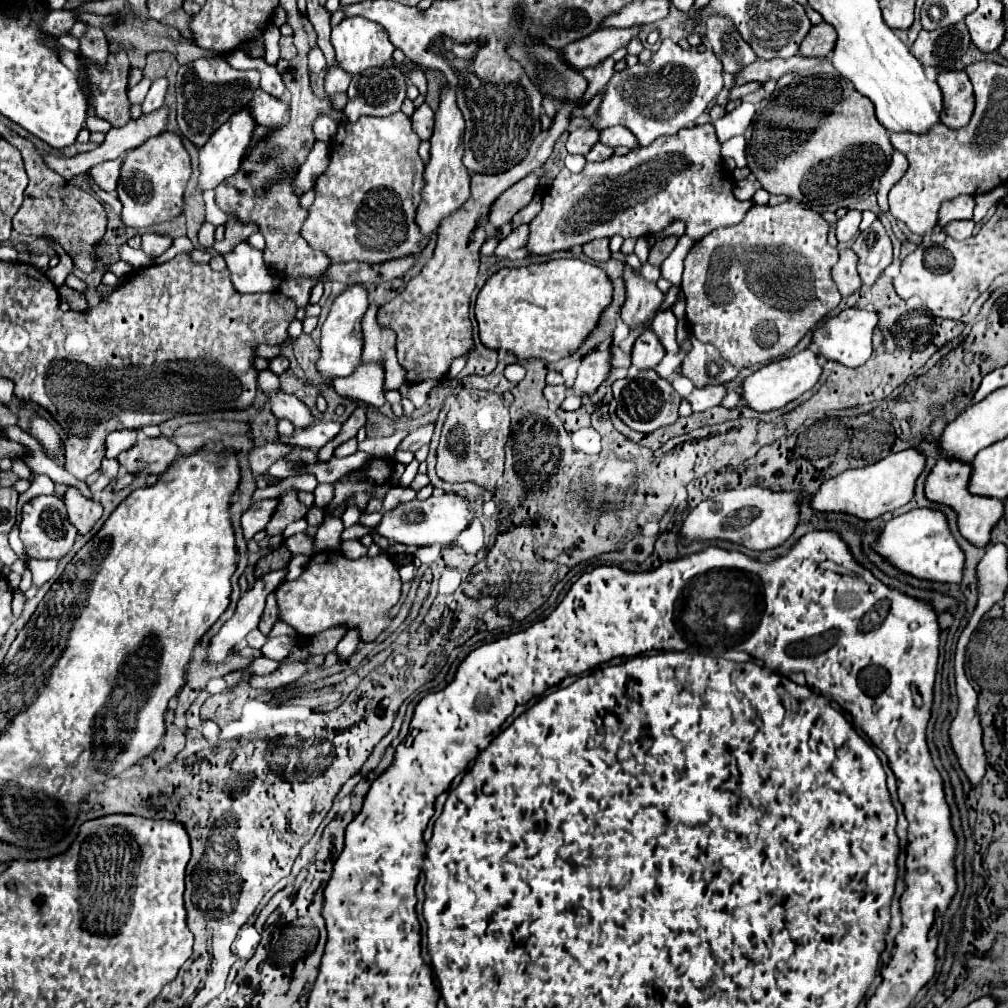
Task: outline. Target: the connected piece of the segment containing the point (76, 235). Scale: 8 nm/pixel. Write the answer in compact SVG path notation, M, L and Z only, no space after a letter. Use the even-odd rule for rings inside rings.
M15 134L13 146L21 150L25 170L29 176L29 186L25 190L25 202L13 218L13 228L23 236L55 240L73 258L73 264L81 272L91 274L99 260L97 246L107 228L107 212L103 204L97 200L97 196L85 192L83 188L69 184L63 176L49 170L41 160L41 150L37 150L29 140Z

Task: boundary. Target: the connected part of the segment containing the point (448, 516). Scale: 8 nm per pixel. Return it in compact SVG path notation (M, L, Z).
M441 494L431 496L427 500L411 500L383 514L381 522L373 528L373 532L385 536L389 542L399 542L405 546L427 546L441 544L449 546L465 528L469 526L469 502L457 494Z

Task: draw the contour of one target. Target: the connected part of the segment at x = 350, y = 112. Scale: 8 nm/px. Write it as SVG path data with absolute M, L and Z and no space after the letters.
M391 64L391 68L381 68L381 70L367 70L365 74L355 74L349 84L349 102L343 110L347 122L357 122L361 116L391 116L397 112L405 100L405 90L407 90L407 78L405 74Z

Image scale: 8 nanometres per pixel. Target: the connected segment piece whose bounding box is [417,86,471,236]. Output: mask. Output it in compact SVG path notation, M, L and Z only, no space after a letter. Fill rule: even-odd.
M451 86L441 88L439 108L435 112L435 130L431 136L431 160L425 166L425 188L421 192L423 202L417 210L417 224L425 236L431 236L433 230L441 224L445 216L455 212L469 198L469 170L463 166L463 130L465 122L461 110L457 108L455 94Z

